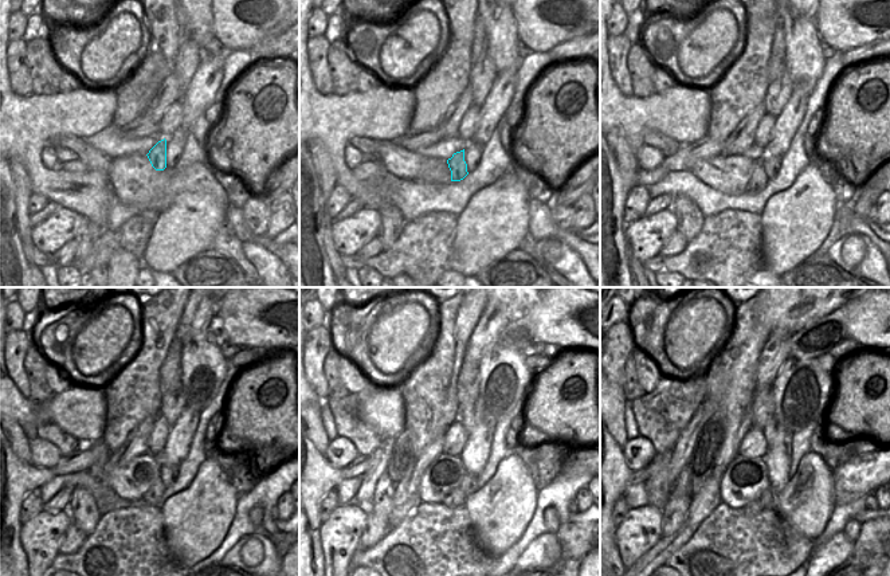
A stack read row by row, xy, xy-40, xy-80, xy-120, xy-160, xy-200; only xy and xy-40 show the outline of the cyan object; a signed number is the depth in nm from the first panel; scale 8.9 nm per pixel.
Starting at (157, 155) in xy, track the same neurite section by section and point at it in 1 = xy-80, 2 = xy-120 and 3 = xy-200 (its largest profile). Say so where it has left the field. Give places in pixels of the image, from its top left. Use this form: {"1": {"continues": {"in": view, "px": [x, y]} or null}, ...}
{"1": {"continues": {"in": "xy-80", "px": [759, 179]}}, "2": {"continues": {"in": "xy-120", "px": [152, 497]}}, "3": {"continues": {"in": "xy-200", "px": [753, 508]}}}

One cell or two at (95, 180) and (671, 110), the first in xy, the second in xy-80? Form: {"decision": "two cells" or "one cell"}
{"decision": "one cell"}

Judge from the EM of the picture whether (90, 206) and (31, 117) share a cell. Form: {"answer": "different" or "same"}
{"answer": "same"}

